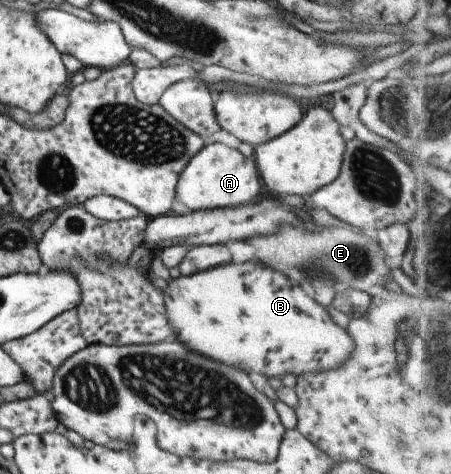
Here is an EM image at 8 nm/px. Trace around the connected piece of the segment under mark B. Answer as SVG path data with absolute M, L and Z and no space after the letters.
M245 262L239 266L227 264L190 276L181 275L177 279L171 278L168 283L164 300L168 322L176 333L173 339L185 342L191 350L217 362L243 368L243 372L255 371L269 378L289 373L299 377L304 373L319 372L323 368L326 371L341 362L353 346L346 329L335 324L327 310L305 288L293 286L285 276L275 274L269 268L261 268L255 262Z

